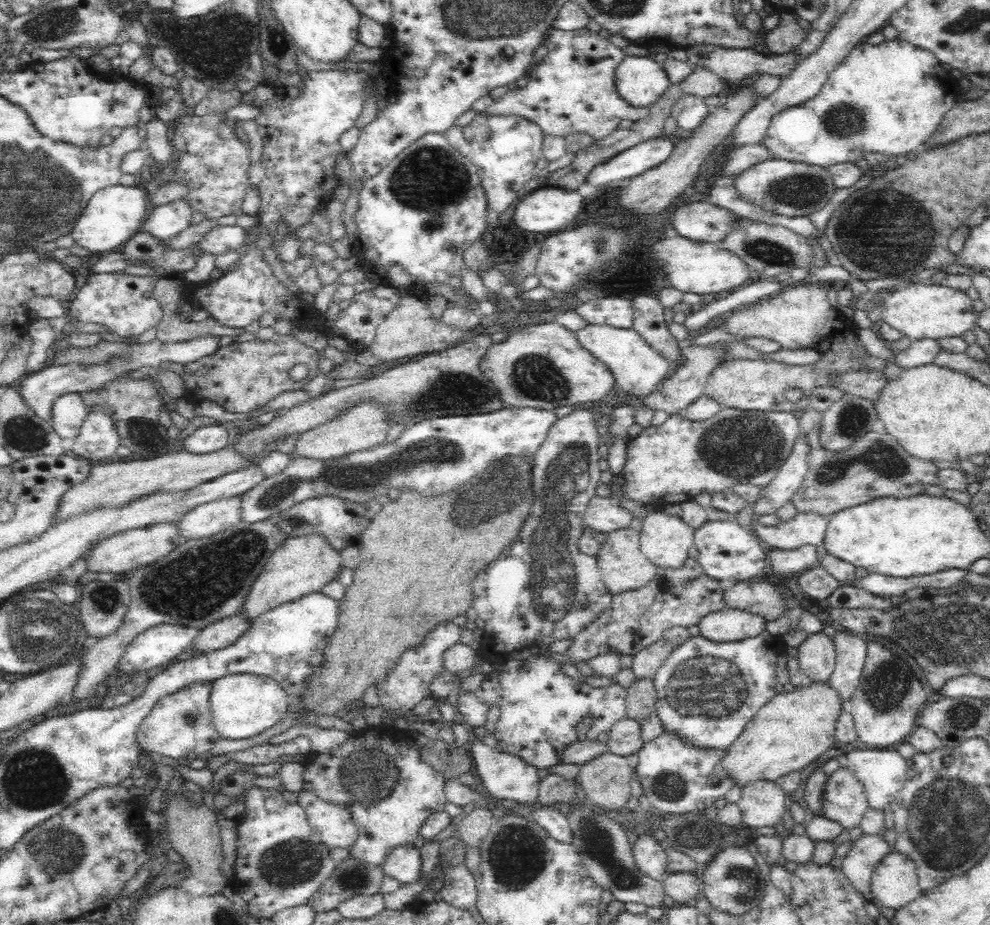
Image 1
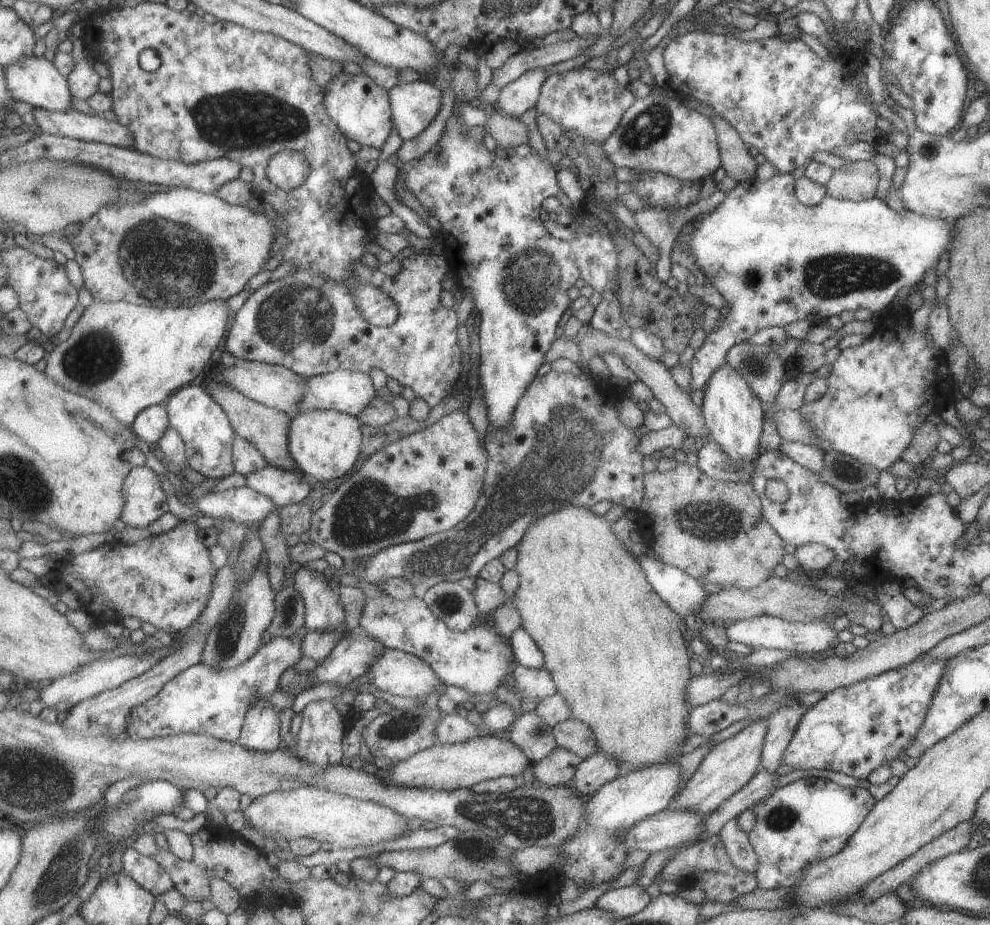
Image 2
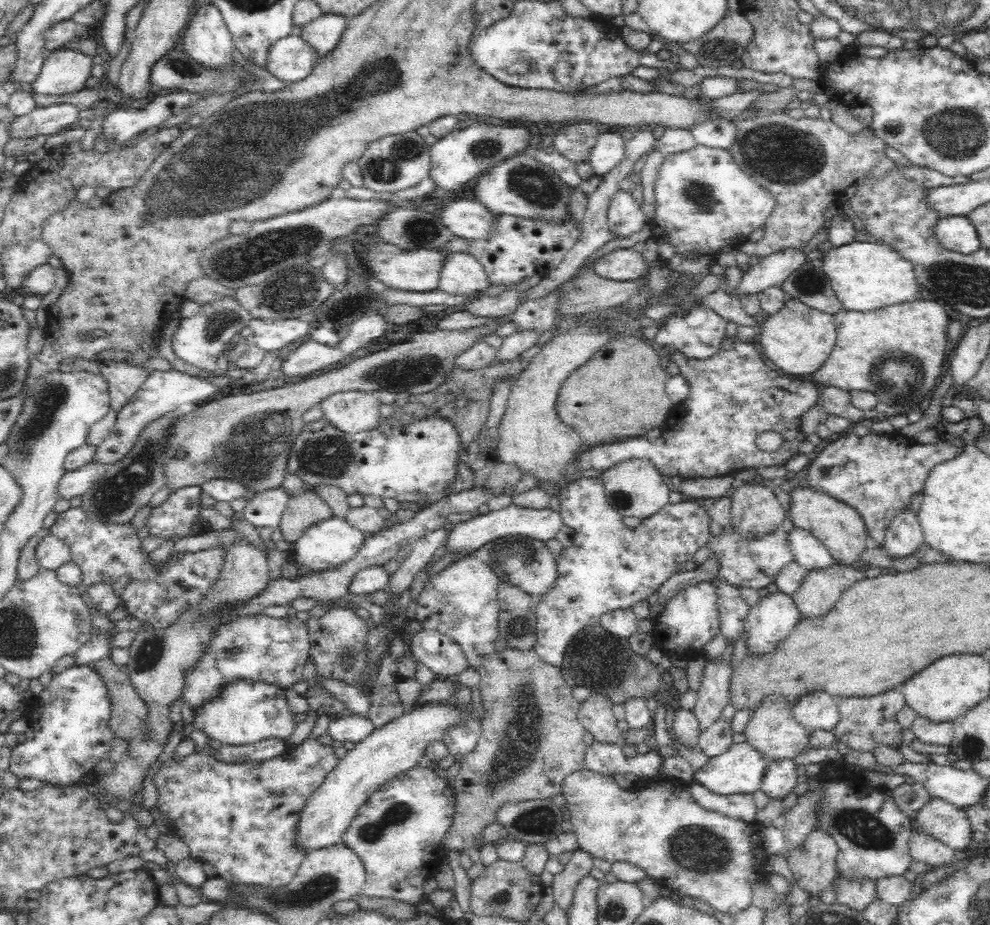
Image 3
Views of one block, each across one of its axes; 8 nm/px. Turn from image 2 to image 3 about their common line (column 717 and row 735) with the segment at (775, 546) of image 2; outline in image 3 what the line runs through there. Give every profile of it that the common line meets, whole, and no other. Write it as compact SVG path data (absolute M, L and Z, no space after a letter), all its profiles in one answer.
M507 648L499 653L494 652L482 666L476 668L481 675L479 688L486 712L480 720L481 736L474 753L461 761L459 773L450 781L455 794L455 814L453 824L442 842L446 850L462 851L476 846L476 842L482 842L482 833L489 824L497 822L498 810L506 802L558 796L562 794L565 778L585 767L586 731L577 720L581 702L572 695L573 687L562 678L560 669L561 666L554 667L542 662L533 648Z

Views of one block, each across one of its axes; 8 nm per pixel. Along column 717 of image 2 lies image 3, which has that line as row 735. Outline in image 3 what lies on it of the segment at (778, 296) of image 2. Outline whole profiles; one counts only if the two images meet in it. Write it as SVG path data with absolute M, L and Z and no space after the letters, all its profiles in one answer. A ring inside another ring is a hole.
M237 680L220 692L218 697L195 710L194 721L191 723L194 729L203 732L210 740L218 740L222 745L241 746L270 738L286 741L293 736L297 721L288 705L286 689L266 682ZM333 716L328 726L327 735L336 741L344 743L349 741L358 743L364 740L375 729L374 724L368 719L358 716Z

